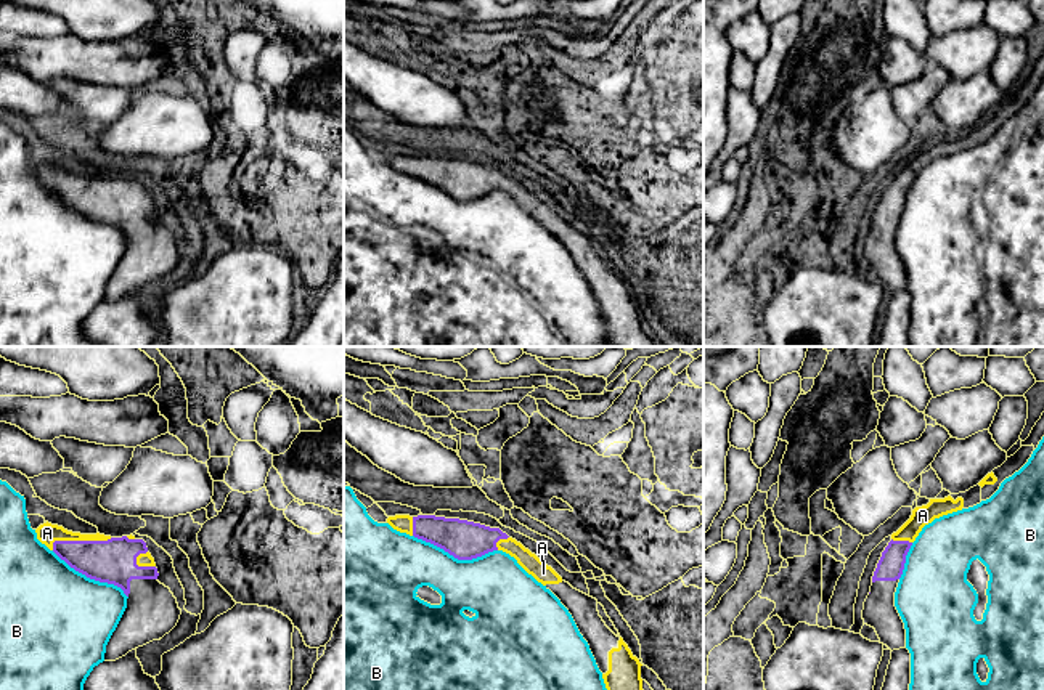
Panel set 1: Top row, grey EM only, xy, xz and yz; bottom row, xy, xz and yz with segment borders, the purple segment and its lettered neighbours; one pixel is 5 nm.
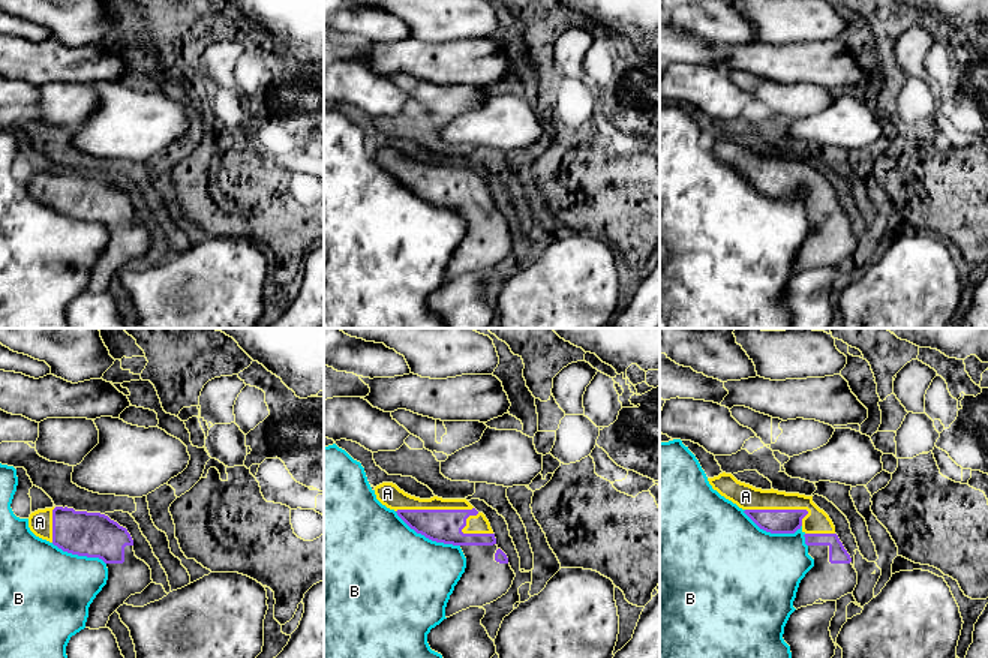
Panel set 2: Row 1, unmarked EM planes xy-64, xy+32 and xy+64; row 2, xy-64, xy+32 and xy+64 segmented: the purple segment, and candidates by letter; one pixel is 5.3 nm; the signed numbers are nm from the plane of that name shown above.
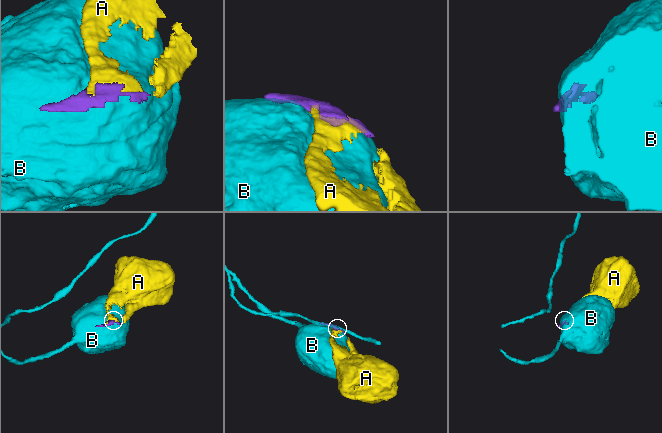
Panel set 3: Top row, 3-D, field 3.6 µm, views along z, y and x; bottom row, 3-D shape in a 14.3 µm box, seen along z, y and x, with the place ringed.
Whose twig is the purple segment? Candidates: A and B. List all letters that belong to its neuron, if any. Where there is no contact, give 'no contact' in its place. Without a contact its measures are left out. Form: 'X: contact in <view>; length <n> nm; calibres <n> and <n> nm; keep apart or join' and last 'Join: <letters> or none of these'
A: contact in xy; length 300 nm; calibres 220 and 110 nm; join
B: contact in xz; length 440 nm; calibres 200 and 320 nm; keep apart
Join: A

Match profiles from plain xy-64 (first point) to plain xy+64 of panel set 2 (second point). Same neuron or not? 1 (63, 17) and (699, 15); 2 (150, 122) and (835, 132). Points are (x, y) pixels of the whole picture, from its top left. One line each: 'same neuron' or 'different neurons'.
1: different neurons
2: same neuron

